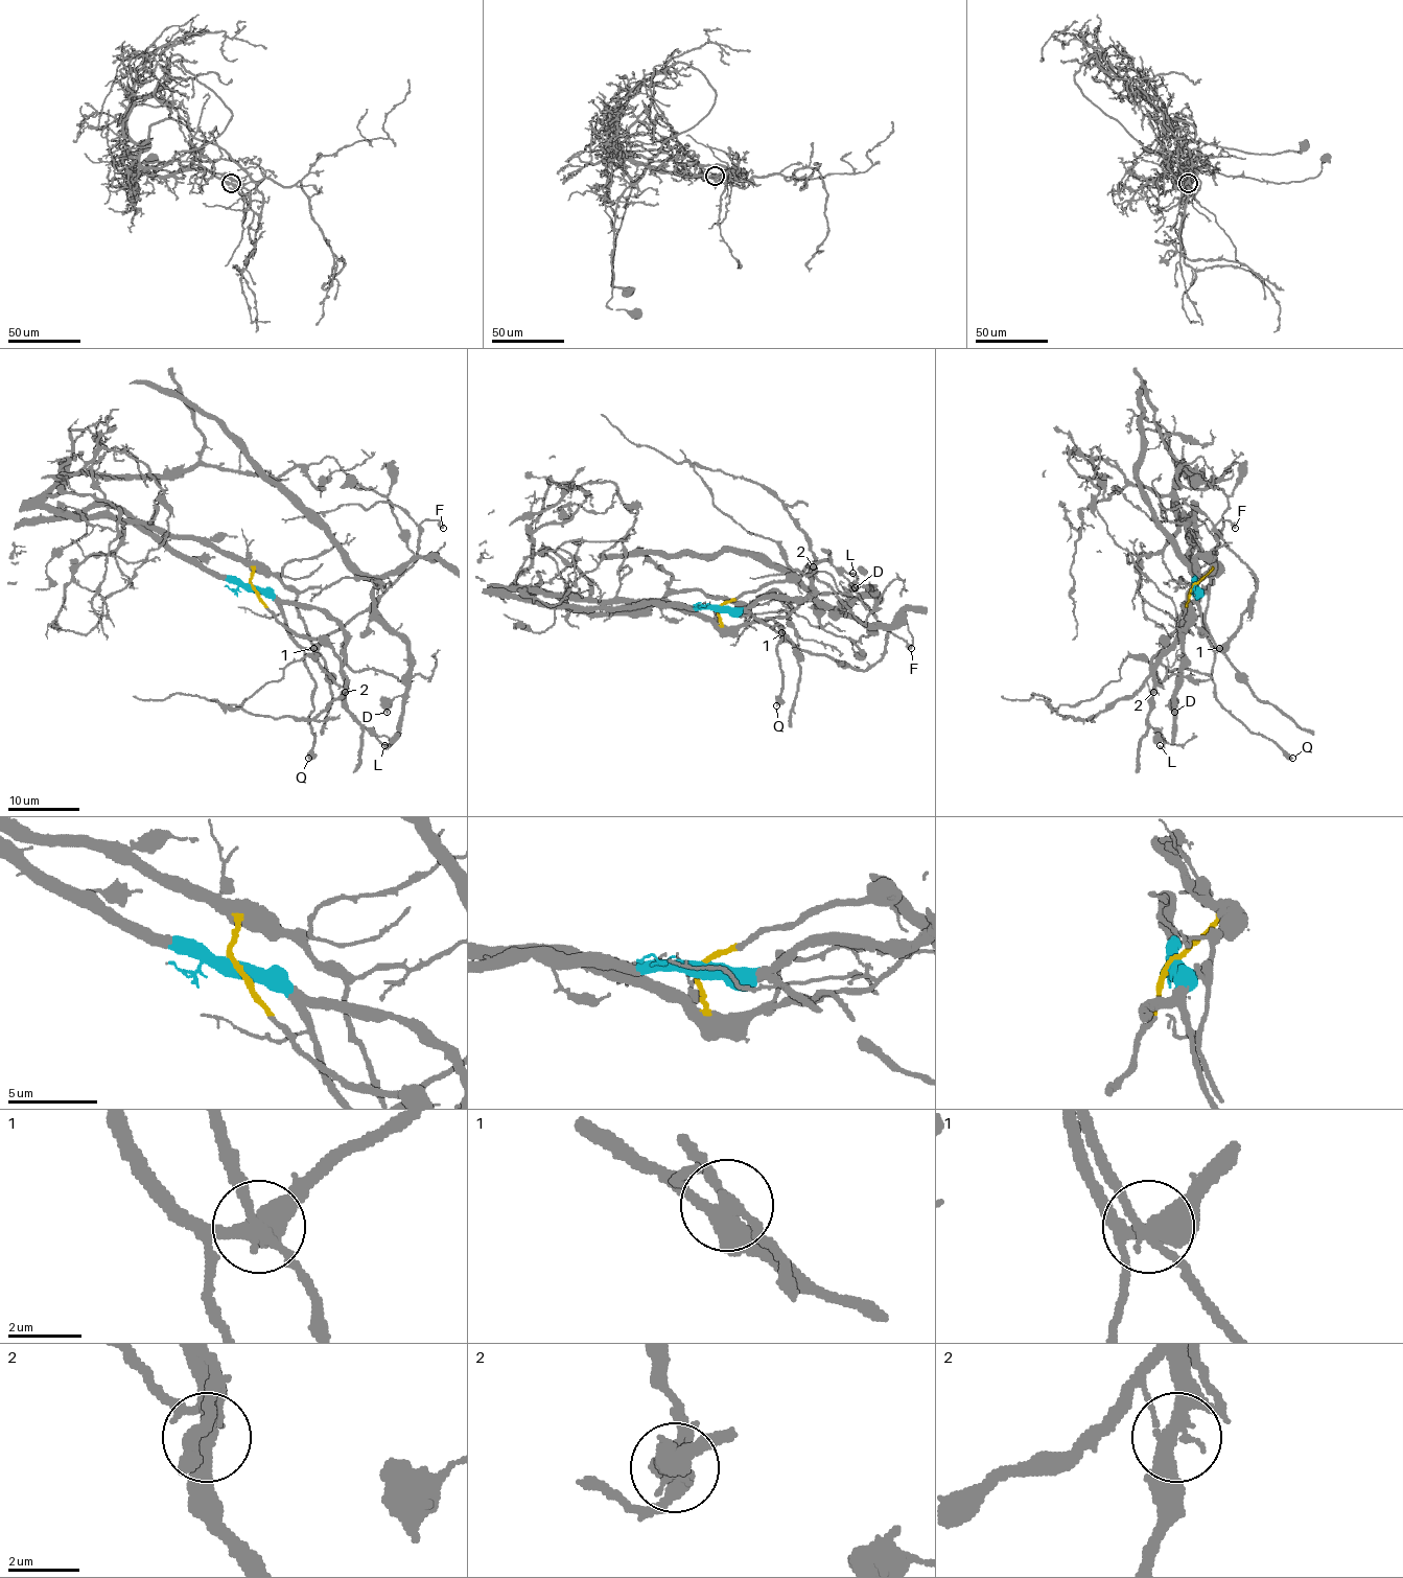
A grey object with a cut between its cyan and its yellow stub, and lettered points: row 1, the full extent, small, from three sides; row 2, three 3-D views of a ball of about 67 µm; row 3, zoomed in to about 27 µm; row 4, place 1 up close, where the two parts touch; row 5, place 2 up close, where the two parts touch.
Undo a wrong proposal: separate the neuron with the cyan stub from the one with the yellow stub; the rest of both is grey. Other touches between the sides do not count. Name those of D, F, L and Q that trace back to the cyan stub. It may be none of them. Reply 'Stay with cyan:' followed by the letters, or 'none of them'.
Stay with cyan: F, L, Q

